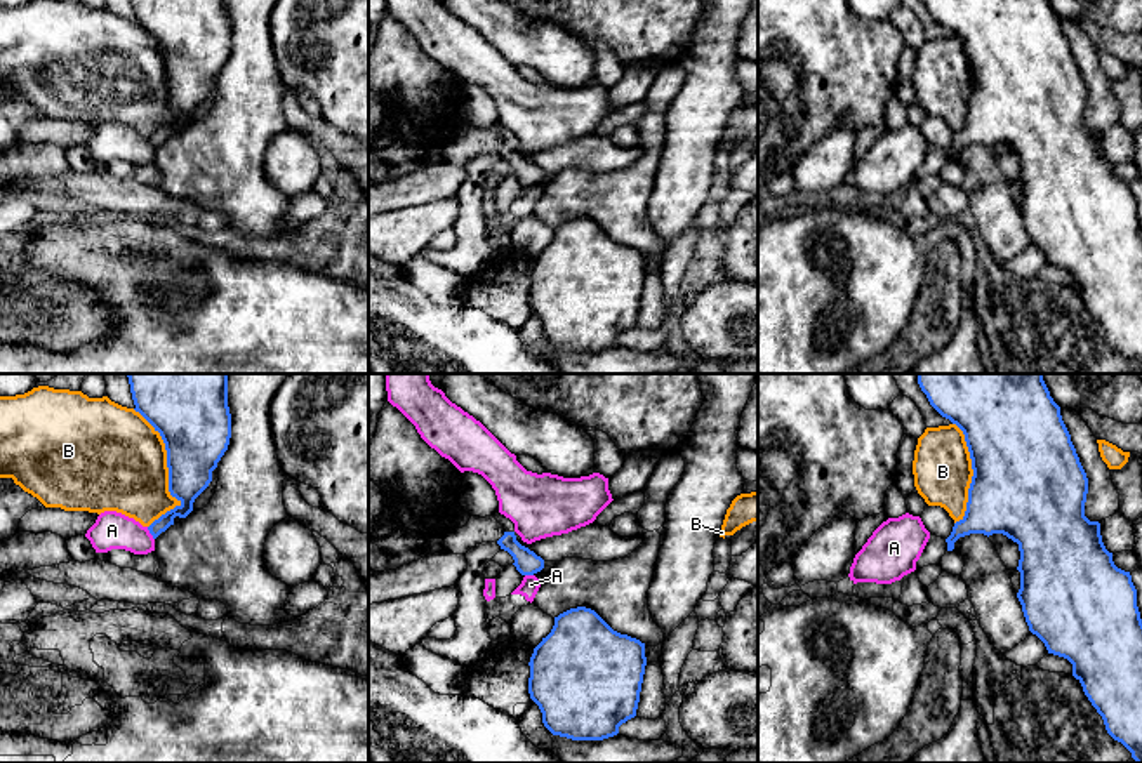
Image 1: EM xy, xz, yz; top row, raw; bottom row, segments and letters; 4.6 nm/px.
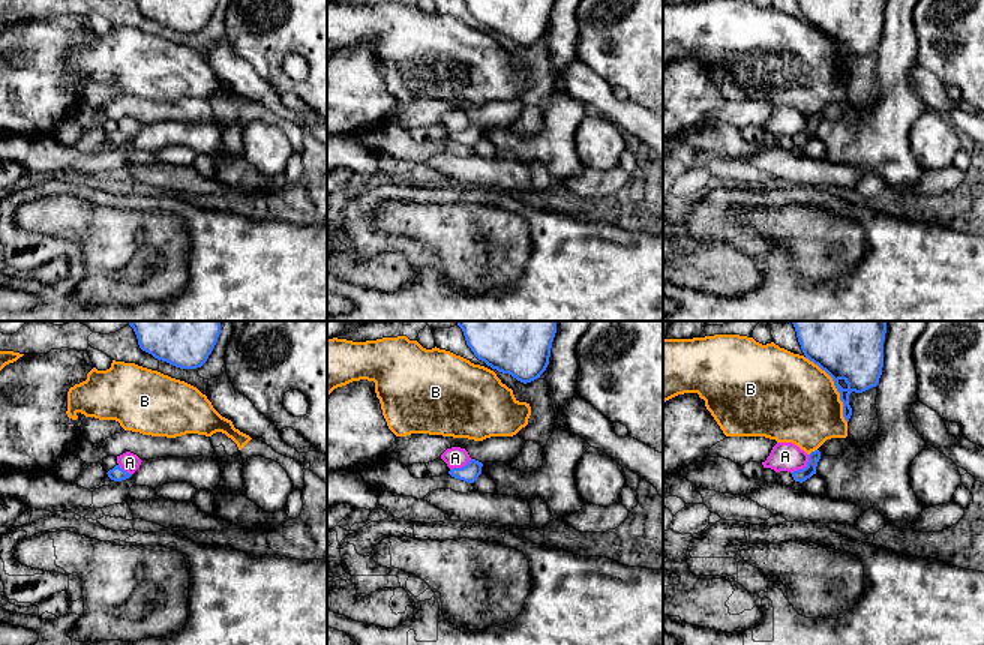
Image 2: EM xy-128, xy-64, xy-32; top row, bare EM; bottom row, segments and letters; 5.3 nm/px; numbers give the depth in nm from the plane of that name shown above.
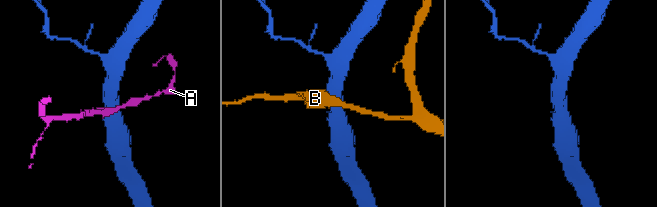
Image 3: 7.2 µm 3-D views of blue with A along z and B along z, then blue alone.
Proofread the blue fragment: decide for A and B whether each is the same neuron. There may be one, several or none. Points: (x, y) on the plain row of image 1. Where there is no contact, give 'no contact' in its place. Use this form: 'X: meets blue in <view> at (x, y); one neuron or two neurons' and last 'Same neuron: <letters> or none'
A: meets blue in xy at (150, 143); two neurons
B: meets blue in xy at (169, 82); two neurons
Same neuron: none

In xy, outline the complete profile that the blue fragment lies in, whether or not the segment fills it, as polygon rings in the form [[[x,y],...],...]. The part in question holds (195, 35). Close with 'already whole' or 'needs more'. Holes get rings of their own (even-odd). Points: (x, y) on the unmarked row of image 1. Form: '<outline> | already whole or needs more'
[[[130,0],[136,23],[160,43],[167,61],[169,103],[181,115],[155,130],[148,141],[156,149],[174,129],[186,129],[195,109],[212,92],[212,82],[224,66],[231,49],[228,0]]] | already whole

